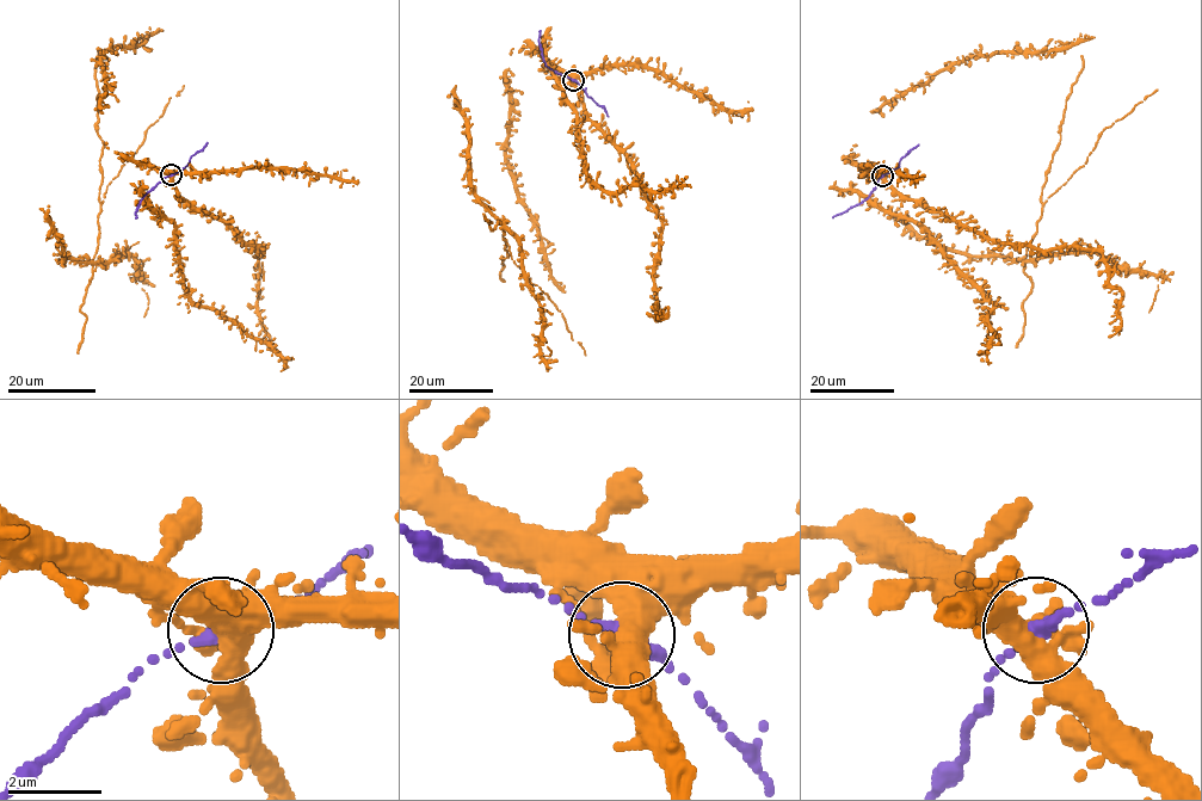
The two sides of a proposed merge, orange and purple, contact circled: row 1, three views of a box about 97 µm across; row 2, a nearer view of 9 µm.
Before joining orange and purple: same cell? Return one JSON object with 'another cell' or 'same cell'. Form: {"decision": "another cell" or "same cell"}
{"decision": "same cell"}

